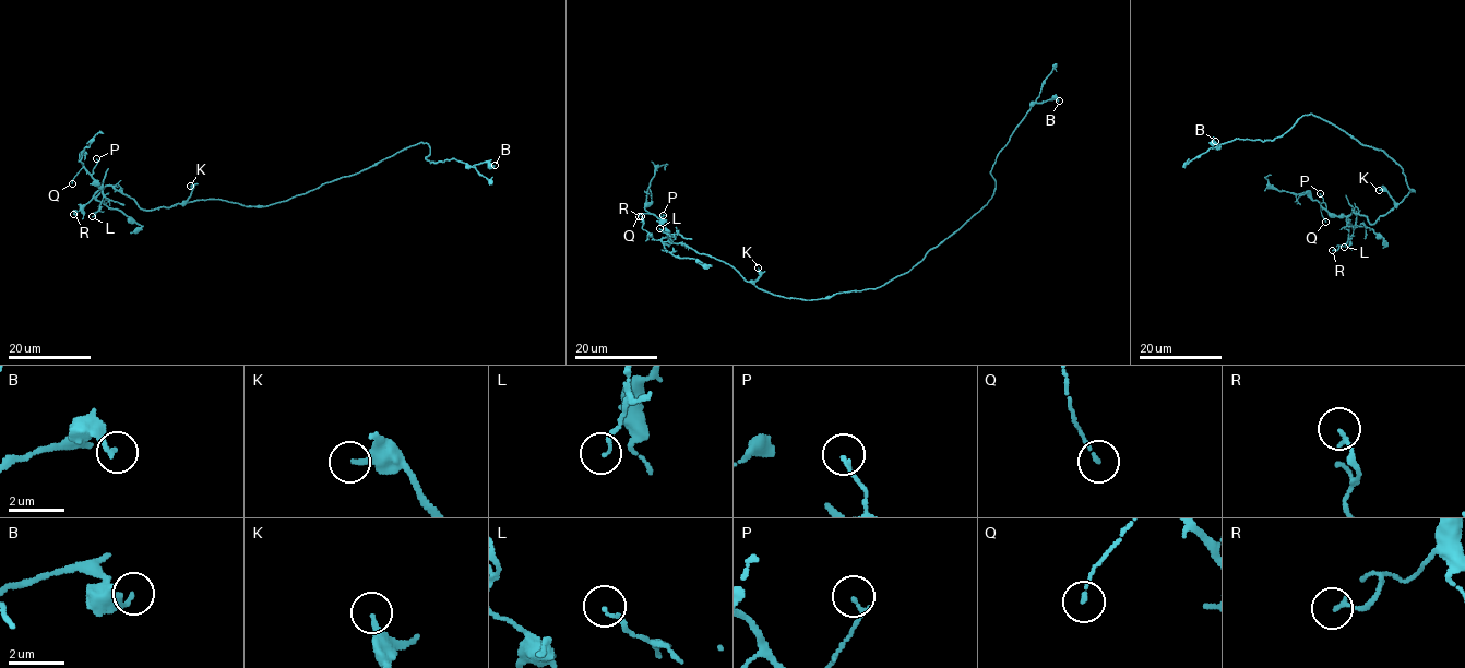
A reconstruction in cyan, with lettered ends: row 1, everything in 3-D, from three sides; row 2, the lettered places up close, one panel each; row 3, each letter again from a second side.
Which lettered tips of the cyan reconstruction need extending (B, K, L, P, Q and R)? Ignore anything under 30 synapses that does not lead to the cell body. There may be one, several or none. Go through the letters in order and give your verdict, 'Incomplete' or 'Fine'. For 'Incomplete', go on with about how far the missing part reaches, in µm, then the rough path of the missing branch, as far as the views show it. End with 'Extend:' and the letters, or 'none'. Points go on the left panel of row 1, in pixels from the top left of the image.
B: Fine
K: Fine
L: Fine
P: Fine
Q: Fine
R: Fine
Extend: none

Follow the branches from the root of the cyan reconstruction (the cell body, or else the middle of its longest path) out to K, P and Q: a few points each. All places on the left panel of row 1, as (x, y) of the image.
K: (293, 197), (254, 206), (218, 199), (186, 202), (191, 194), (190, 186)
P: (293, 197), (262, 206), (212, 199), (143, 210), (111, 186), (99, 187), (92, 176), (96, 158)
Q: (293, 197), (262, 206), (212, 199), (147, 210), (111, 186), (99, 187), (83, 168), (72, 183)

